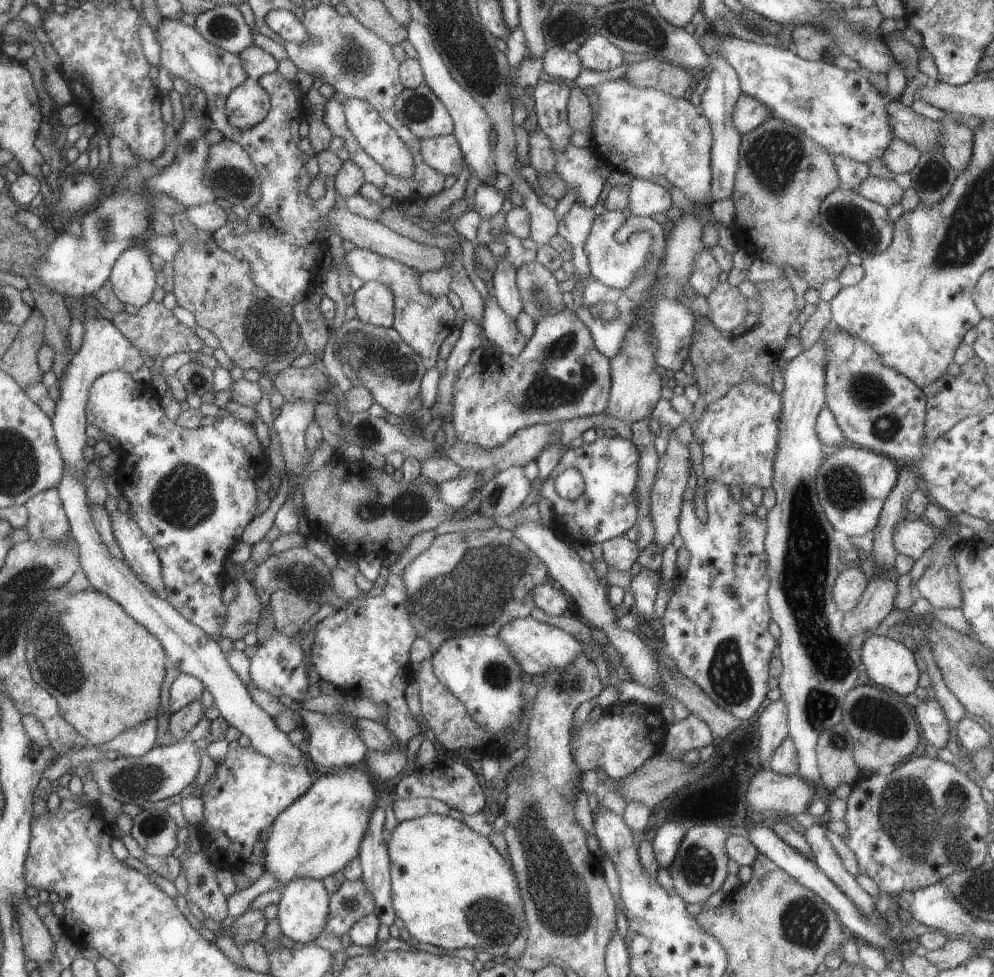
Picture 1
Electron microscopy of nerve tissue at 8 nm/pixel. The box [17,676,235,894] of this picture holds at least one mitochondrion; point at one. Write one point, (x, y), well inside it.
(146, 780)

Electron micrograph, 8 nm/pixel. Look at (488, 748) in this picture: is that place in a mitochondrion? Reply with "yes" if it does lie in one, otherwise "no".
no

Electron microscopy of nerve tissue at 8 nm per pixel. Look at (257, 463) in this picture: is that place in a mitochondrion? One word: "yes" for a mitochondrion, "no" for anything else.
no

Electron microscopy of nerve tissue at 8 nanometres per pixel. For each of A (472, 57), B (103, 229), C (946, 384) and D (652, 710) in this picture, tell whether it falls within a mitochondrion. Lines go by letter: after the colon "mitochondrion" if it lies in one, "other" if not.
A: mitochondrion
B: mitochondrion
C: other
D: other

